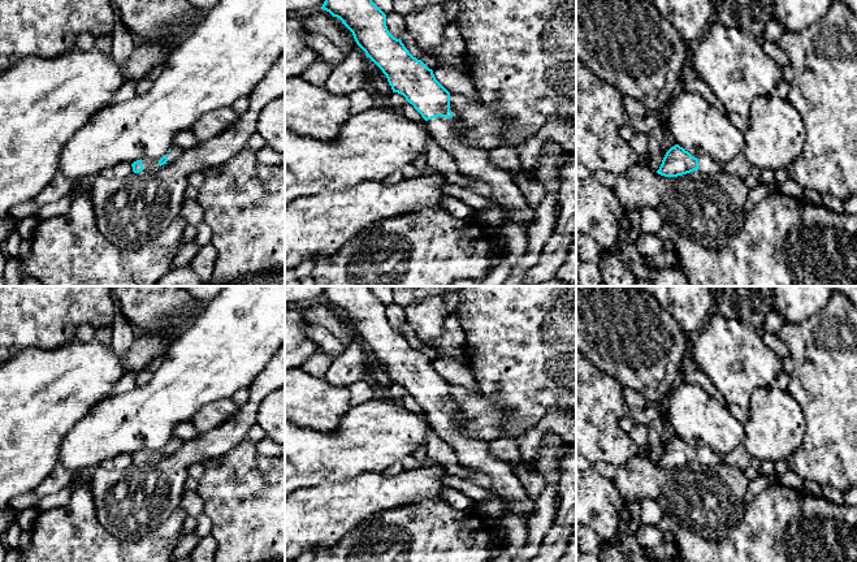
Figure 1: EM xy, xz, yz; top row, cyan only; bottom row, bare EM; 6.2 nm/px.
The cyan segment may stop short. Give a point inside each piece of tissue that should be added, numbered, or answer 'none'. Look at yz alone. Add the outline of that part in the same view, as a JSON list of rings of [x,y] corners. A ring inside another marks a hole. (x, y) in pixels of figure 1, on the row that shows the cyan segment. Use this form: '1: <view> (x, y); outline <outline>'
1: yz (706, 165); outline [[[710,157],[698,159],[698,170],[705,174],[714,174],[723,170],[724,164]]]

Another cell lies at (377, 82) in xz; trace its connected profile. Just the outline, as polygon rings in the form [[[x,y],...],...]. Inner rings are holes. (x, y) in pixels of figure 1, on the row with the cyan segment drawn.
[[[373,61],[369,62],[368,68],[368,88],[371,88],[375,94],[380,94],[382,96],[393,92],[386,75]]]

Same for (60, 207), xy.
[[[70,193],[59,199],[57,202],[43,206],[39,211],[39,221],[66,213],[72,206],[73,196],[74,194]]]

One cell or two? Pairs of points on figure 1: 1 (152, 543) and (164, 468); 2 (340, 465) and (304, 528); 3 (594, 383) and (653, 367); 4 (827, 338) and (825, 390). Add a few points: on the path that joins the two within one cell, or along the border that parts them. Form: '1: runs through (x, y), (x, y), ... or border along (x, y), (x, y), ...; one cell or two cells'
1: border along (178, 508), (147, 532); two cells
2: border along (362, 472), (302, 488); two cells
3: border along (589, 359), (623, 387); two cells
4: runs through (827, 351), (827, 377); one cell

